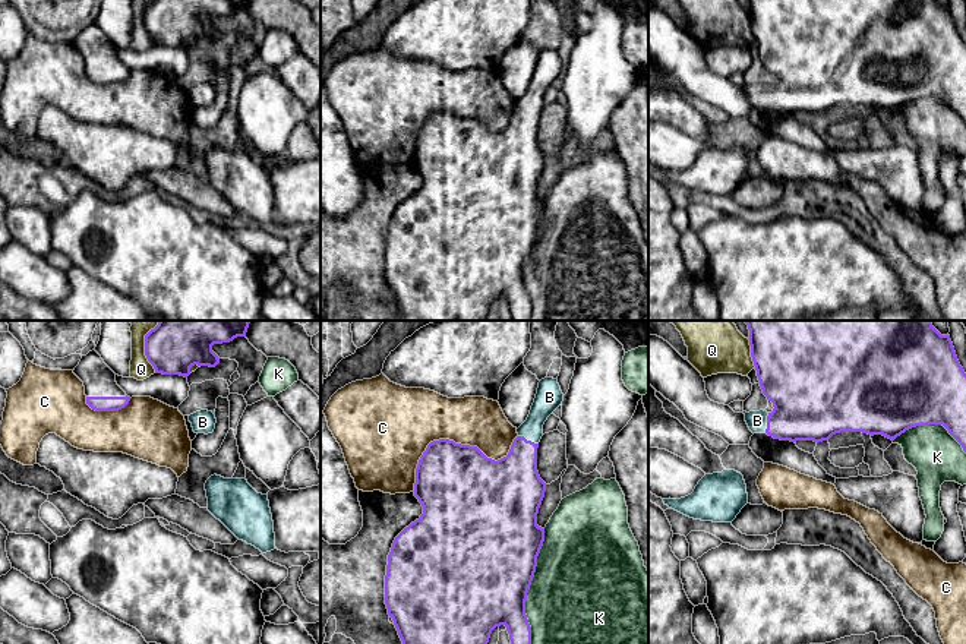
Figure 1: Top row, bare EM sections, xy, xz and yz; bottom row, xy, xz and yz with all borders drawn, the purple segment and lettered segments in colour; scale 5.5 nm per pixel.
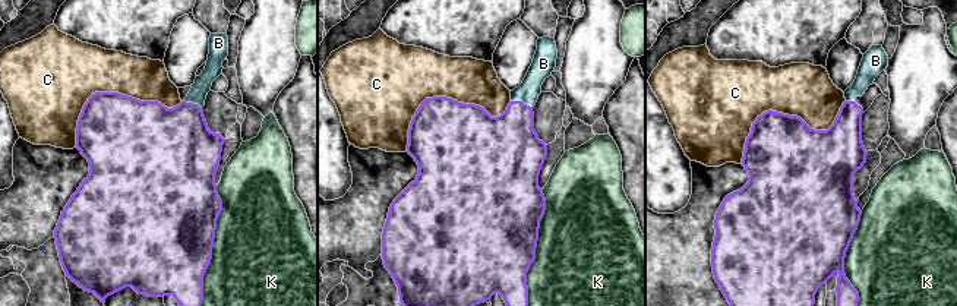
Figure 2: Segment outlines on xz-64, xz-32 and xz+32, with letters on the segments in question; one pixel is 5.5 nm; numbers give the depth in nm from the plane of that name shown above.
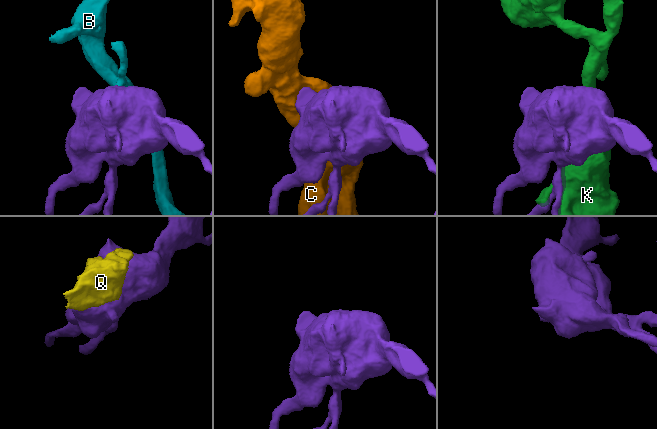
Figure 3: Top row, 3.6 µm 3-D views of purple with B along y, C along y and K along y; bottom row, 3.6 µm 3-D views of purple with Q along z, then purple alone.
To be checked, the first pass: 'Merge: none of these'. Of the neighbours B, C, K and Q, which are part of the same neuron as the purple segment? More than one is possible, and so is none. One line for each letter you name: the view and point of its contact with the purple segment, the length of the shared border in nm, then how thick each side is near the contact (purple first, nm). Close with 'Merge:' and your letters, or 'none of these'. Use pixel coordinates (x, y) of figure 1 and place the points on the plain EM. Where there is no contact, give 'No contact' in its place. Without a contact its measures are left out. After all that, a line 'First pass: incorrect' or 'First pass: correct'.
B: Touches purple at xz (529, 113). Shared border 120 nm. Thickness 300 nm (purple) against 140 nm
Merge: B
First pass: incorrect

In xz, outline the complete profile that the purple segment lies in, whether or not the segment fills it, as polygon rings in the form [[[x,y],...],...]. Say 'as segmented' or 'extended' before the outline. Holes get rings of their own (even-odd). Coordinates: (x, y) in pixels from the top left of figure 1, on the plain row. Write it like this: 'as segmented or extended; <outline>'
extended; [[[542,51],[527,92],[517,101],[518,108],[508,127],[498,133],[487,130],[477,119],[449,111],[427,117],[419,132],[414,155],[414,168],[423,186],[395,209],[385,247],[385,277],[404,321],[486,321],[492,303],[501,297],[506,299],[512,321],[531,319],[525,272],[544,214],[544,201],[537,198],[546,164],[546,155],[537,143],[537,120],[544,94],[562,73],[558,51]]]

